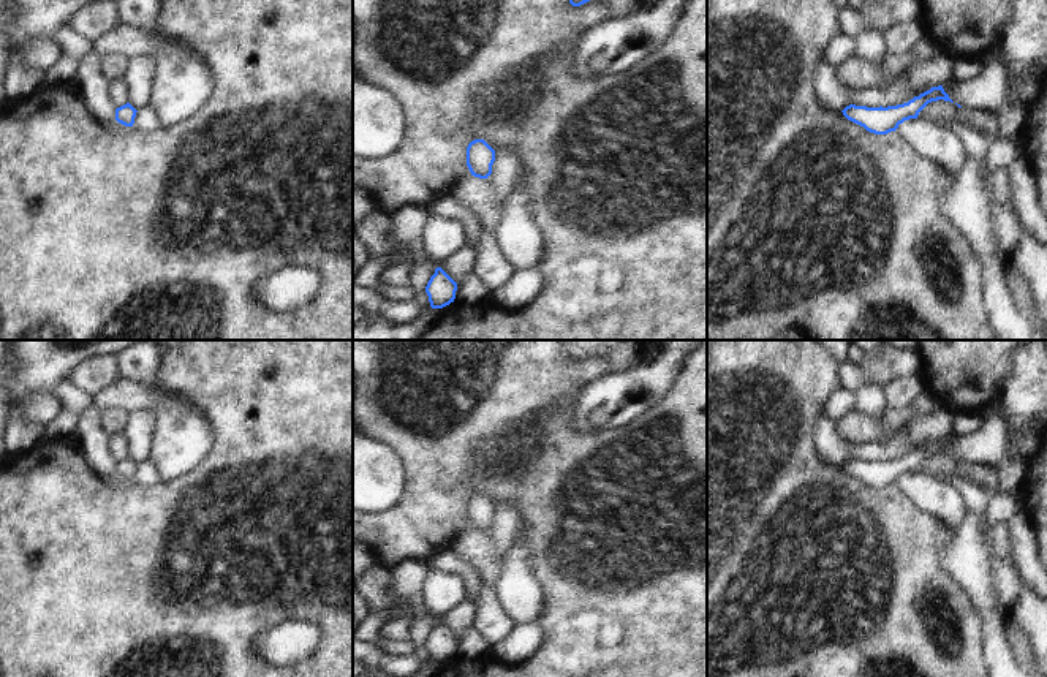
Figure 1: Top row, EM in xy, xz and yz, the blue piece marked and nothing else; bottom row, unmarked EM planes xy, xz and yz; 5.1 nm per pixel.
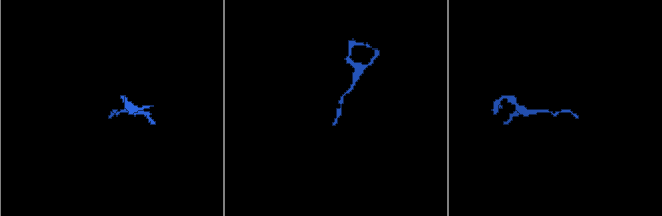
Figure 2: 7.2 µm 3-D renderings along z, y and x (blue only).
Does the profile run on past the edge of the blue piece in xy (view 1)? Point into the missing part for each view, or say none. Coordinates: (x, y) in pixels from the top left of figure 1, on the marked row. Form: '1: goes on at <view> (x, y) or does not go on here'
1: does not go on here

